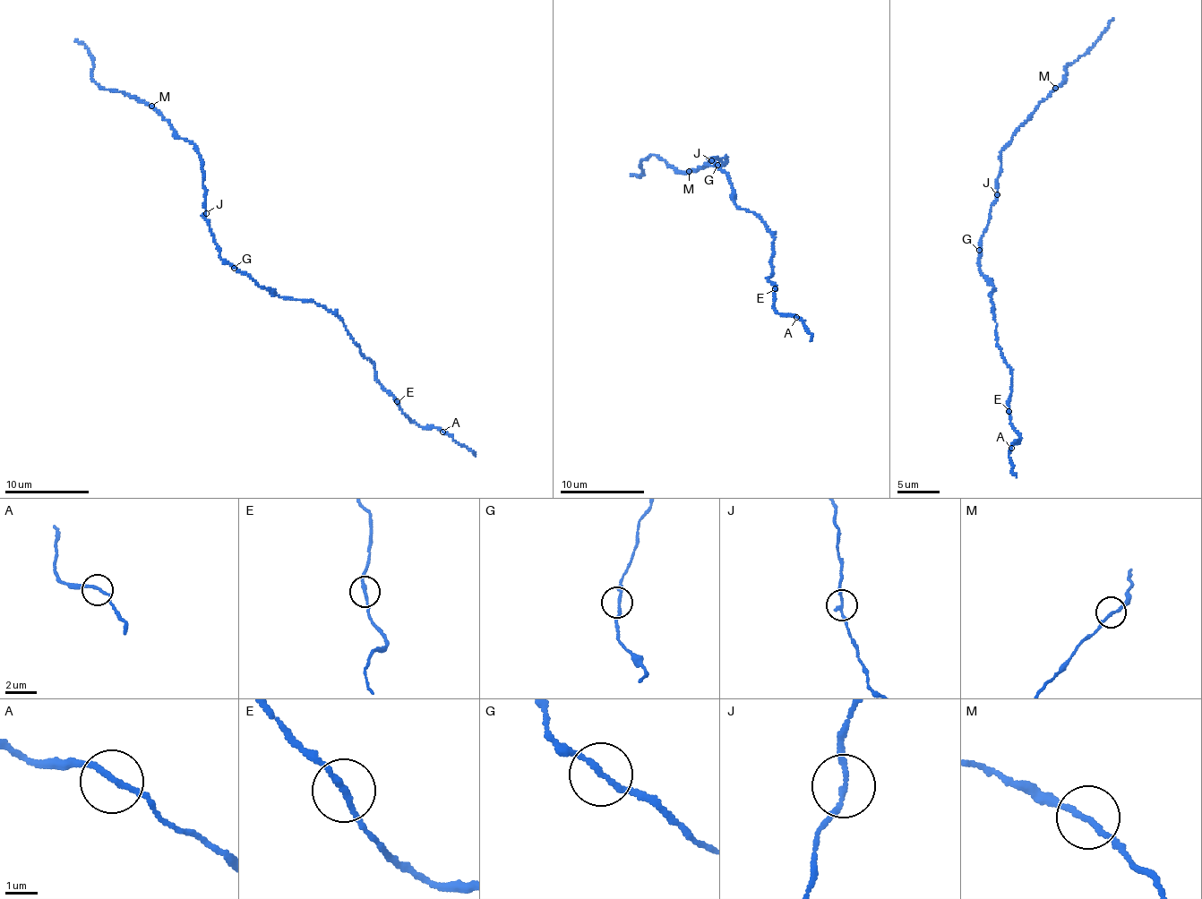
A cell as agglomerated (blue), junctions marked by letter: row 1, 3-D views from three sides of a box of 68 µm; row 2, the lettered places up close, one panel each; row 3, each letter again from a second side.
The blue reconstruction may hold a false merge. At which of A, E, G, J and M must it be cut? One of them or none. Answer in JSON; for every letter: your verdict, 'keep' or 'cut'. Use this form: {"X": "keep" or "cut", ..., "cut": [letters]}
{"A": "keep", "E": "keep", "G": "keep", "J": "keep", "M": "keep", "cut": []}

